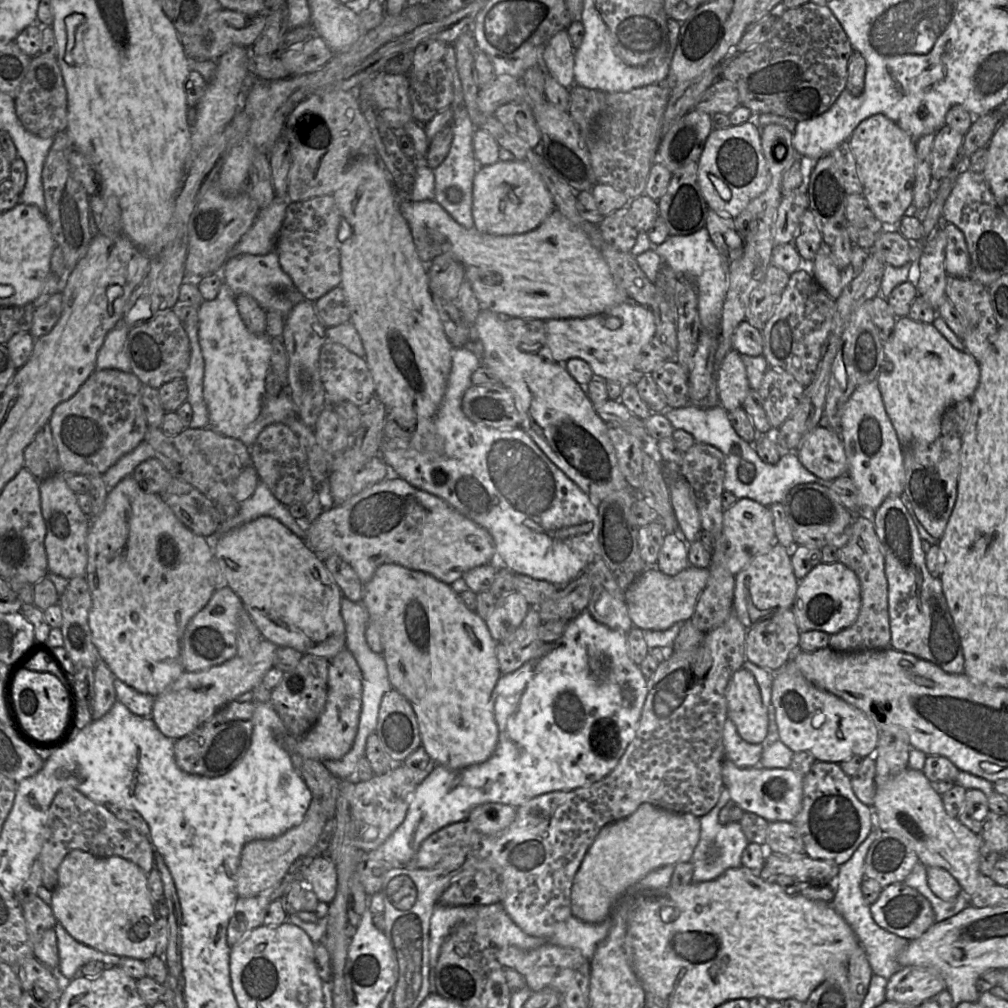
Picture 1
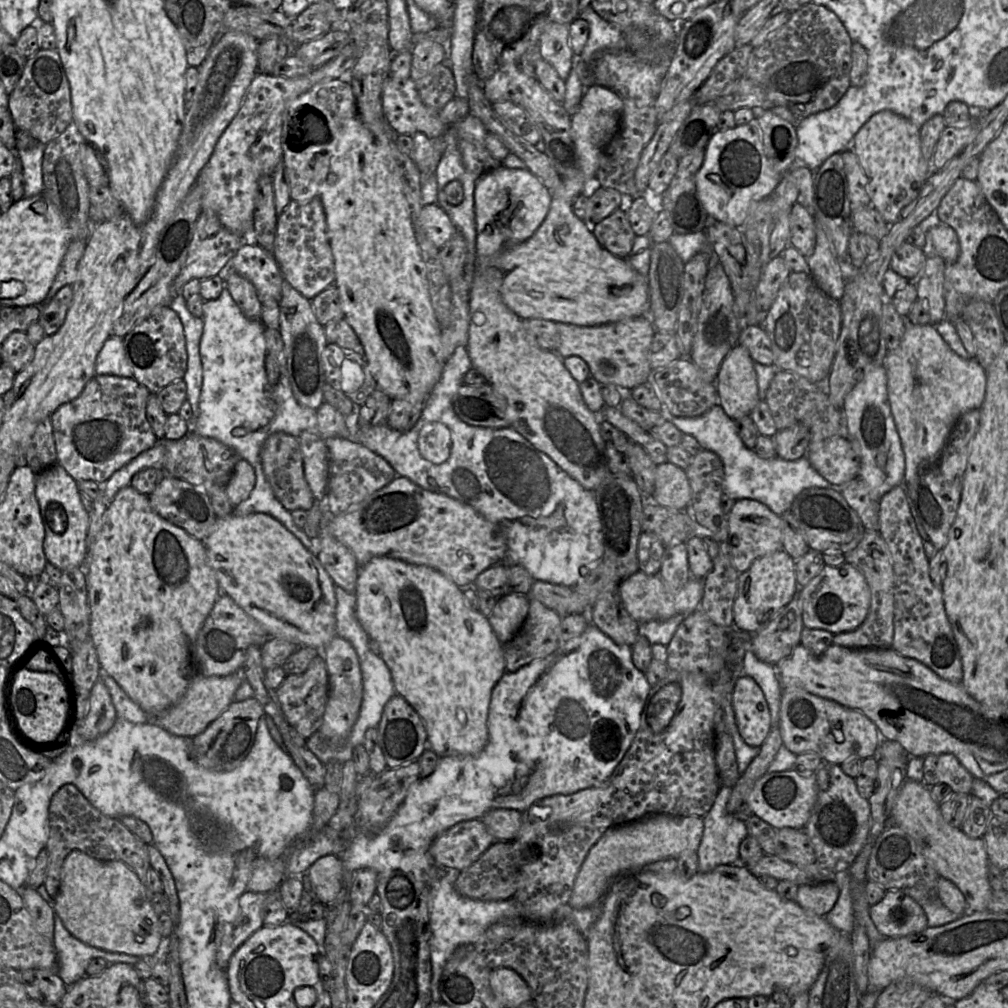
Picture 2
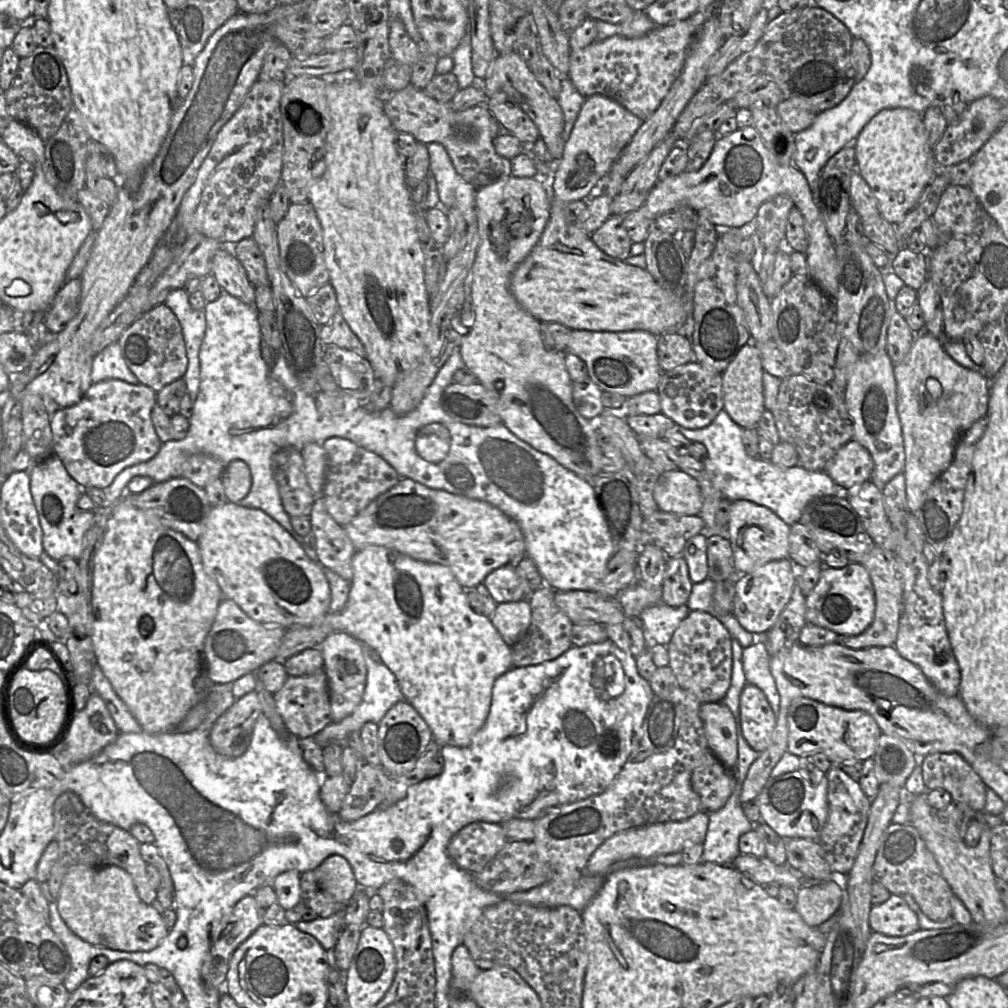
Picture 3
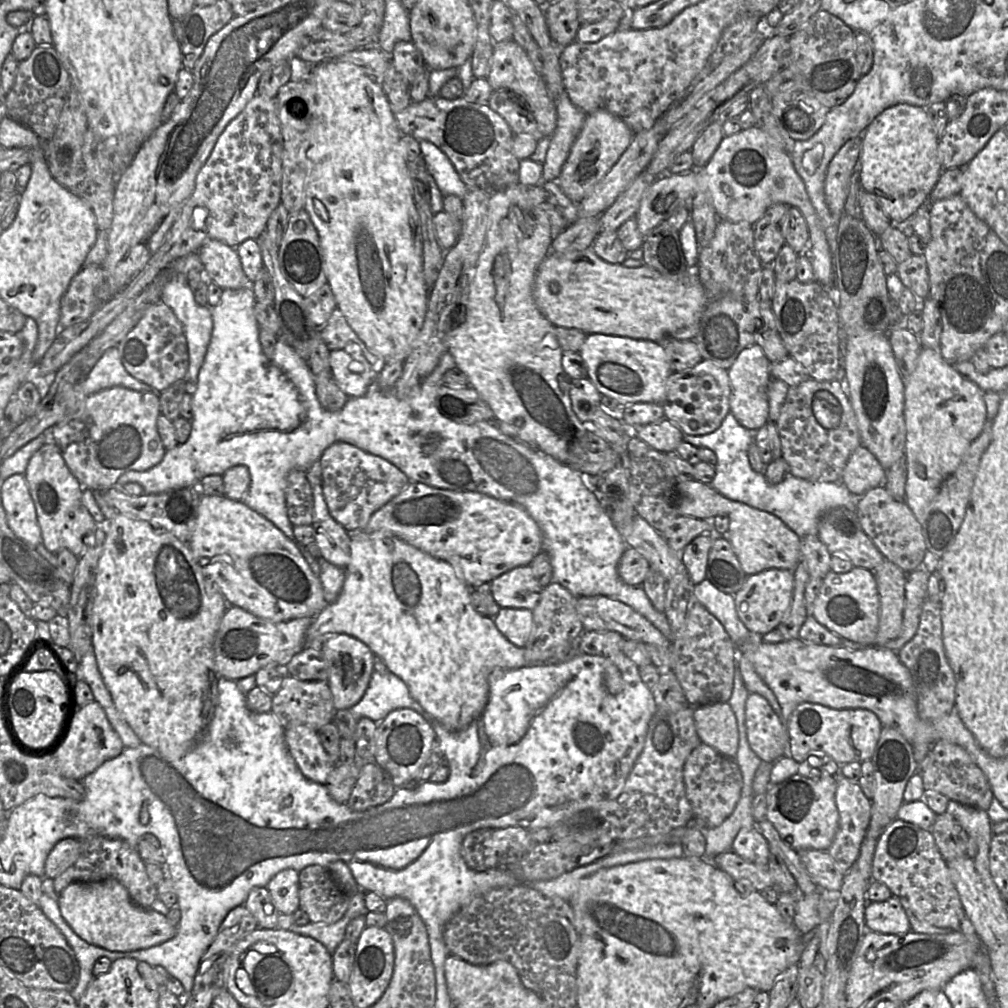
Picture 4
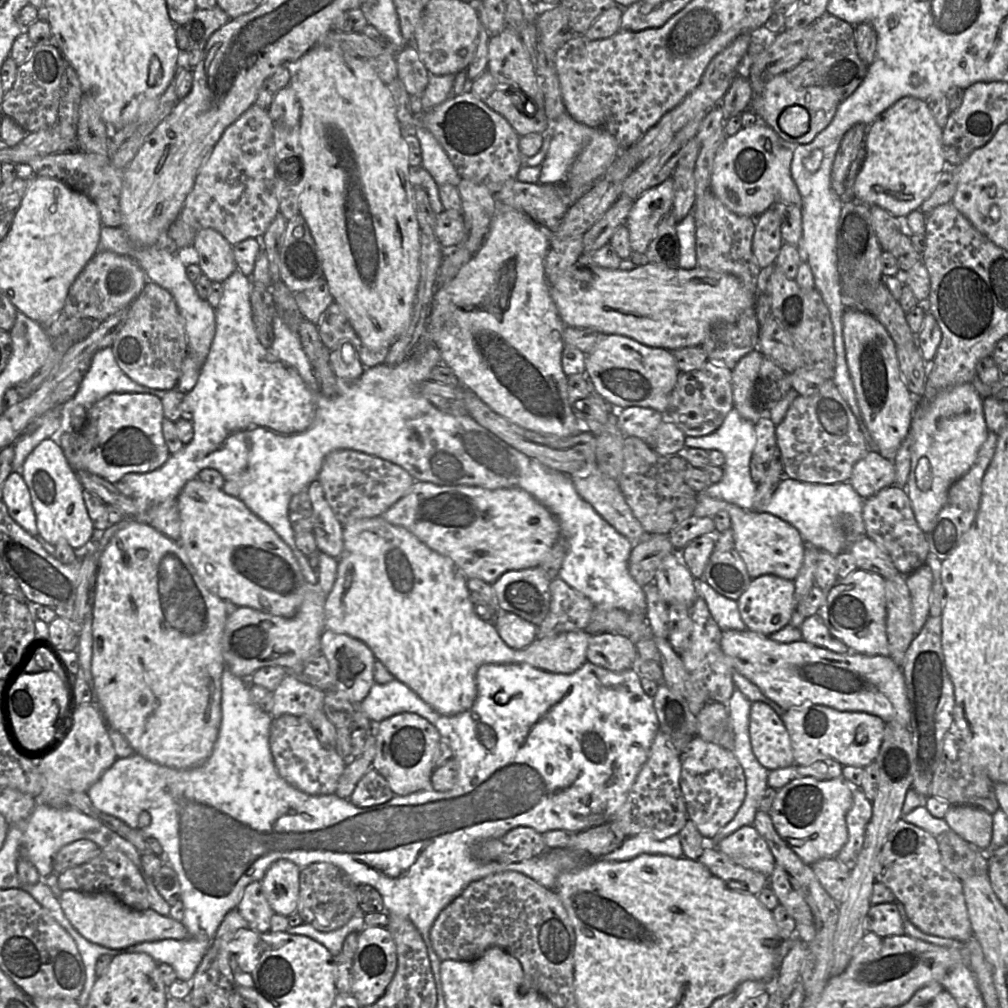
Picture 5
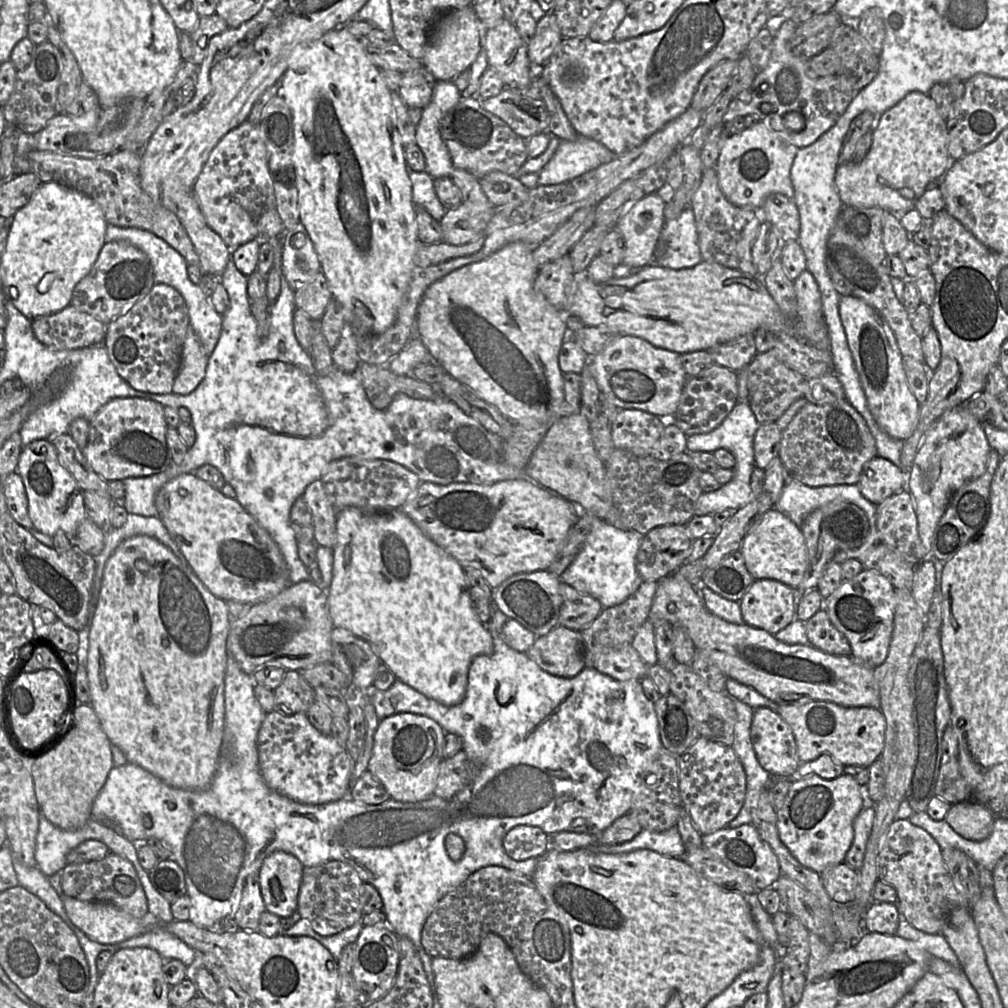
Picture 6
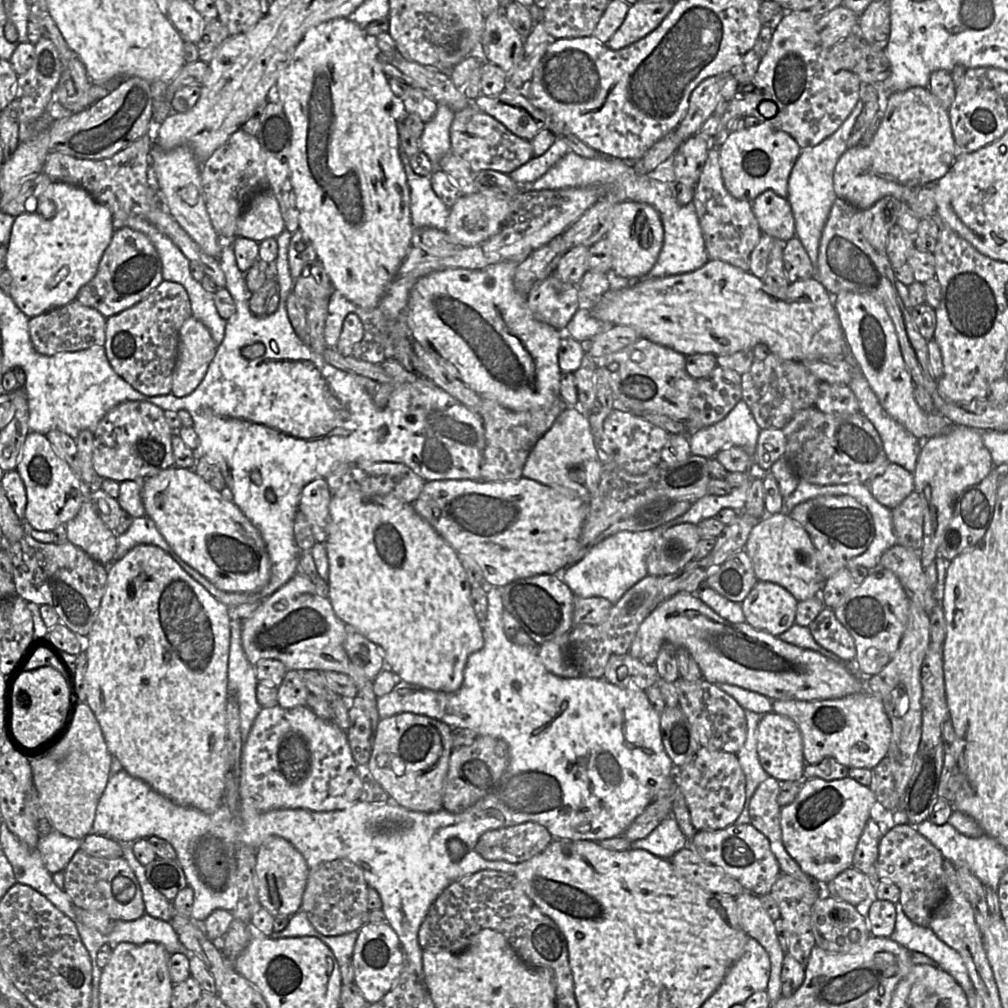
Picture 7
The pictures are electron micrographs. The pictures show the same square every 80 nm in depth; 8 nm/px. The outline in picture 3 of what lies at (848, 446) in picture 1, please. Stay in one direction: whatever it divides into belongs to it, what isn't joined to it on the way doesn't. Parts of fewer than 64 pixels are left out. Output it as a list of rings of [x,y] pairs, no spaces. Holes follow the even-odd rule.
[[[886,349],[877,353],[866,353],[859,358],[848,379],[844,400],[854,425],[853,440],[864,446],[874,461],[870,481],[882,491],[884,486],[905,468],[902,427],[897,411],[894,364]]]

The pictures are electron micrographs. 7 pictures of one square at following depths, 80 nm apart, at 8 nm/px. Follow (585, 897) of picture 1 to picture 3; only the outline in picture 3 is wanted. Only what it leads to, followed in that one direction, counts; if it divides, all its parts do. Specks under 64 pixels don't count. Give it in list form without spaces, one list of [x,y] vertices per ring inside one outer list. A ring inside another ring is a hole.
[[[702,811],[683,821],[648,824],[625,830],[608,838],[590,856],[585,875],[606,876],[610,866],[630,858],[651,858],[659,855],[682,852],[689,844],[704,844],[709,824],[709,813]]]

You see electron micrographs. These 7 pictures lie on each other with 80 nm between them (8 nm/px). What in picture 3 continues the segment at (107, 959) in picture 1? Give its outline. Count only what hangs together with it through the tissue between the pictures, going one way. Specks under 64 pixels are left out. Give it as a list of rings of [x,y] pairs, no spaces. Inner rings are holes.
[[[56,902],[49,903],[49,925],[64,944],[70,957],[71,969],[63,985],[74,992],[89,976],[89,966],[96,956],[105,956],[110,963],[128,955],[126,951],[94,946],[71,931],[61,918]]]

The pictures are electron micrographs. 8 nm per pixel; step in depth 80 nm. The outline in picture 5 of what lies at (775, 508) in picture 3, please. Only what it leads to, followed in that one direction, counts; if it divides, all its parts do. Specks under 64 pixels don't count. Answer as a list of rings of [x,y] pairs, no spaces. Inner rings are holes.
[[[733,407],[717,430],[704,436],[686,436],[684,443],[685,446],[691,448],[701,448],[706,451],[718,450],[724,455],[722,479],[717,483],[712,483],[704,491],[707,496],[735,504],[746,510],[753,509],[753,500],[758,486],[750,475],[750,460],[756,443],[755,424],[742,418]],[[783,477],[763,512],[773,514],[795,527],[803,541],[832,556],[848,551],[849,544],[839,523],[844,512],[862,513],[864,500],[849,482],[814,484]]]

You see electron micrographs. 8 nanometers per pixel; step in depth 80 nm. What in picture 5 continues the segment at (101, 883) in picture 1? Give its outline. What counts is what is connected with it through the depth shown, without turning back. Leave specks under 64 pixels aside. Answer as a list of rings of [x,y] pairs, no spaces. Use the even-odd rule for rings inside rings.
[[[75,890],[62,891],[60,906],[72,926],[88,941],[110,949],[122,949],[143,942],[165,939],[184,940],[188,931],[181,921],[162,916],[152,909],[133,910],[113,894],[83,893]]]

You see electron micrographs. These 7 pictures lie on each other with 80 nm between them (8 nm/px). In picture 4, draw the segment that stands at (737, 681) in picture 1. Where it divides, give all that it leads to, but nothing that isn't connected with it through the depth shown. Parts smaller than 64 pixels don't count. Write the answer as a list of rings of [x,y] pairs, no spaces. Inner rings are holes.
[[[749,693],[745,725],[750,748],[761,761],[775,763],[788,755],[788,730],[763,696]]]

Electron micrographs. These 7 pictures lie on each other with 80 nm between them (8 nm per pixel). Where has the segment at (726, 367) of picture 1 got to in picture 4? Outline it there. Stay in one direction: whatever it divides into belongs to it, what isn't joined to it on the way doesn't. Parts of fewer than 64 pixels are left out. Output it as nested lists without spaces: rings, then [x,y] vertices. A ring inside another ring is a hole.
[[[755,343],[743,349],[727,370],[731,388],[730,413],[734,415],[740,425],[751,432],[766,425],[768,421],[767,387],[771,377],[769,364],[761,347]]]

